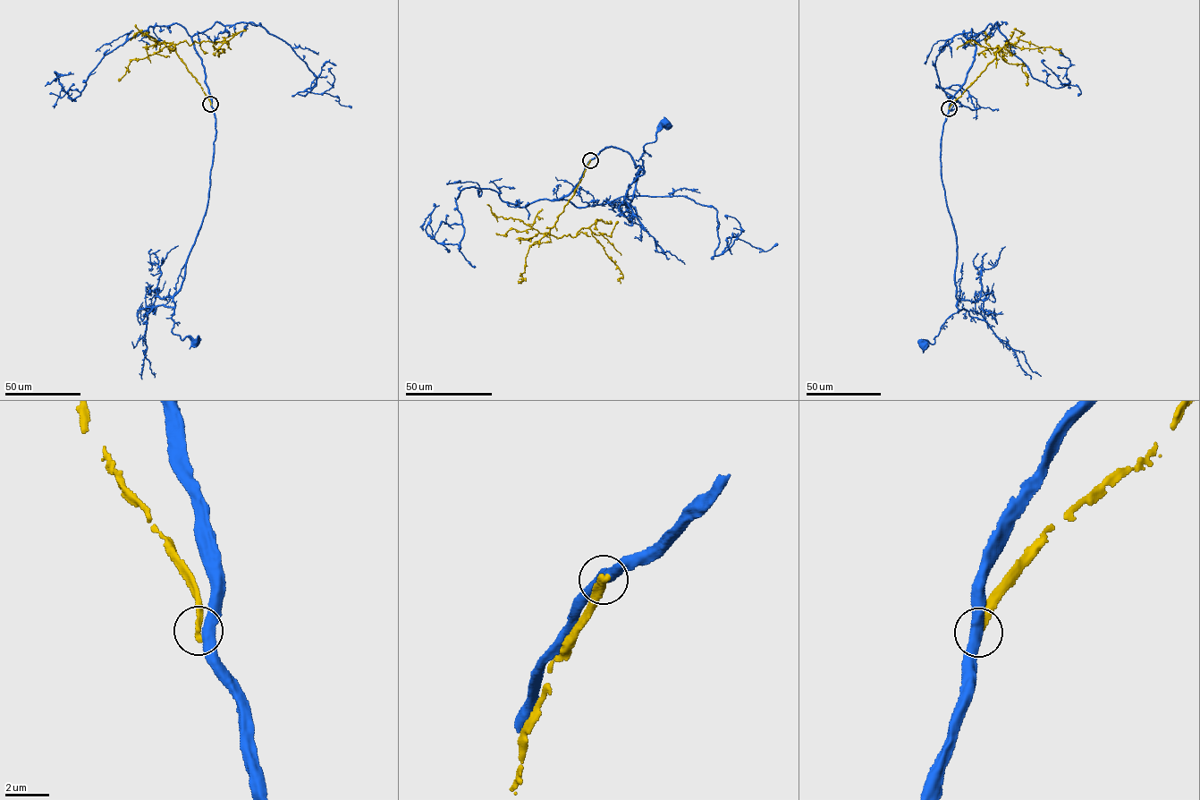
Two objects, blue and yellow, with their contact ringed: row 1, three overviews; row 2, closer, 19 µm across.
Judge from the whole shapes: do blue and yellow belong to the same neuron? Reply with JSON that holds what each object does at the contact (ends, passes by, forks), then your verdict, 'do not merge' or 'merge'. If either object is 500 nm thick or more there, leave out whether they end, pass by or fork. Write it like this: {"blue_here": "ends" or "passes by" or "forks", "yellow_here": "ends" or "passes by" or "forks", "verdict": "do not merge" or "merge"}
{"blue_here": "passes by", "yellow_here": "ends", "verdict": "do not merge"}

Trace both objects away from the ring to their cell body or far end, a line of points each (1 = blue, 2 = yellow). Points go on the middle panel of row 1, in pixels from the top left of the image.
1: (590, 160), (615, 147), (645, 171), (644, 146), (666, 124)
2: (590, 160), (549, 232), (559, 238), (573, 237), (588, 228), (621, 272), (621, 283)

